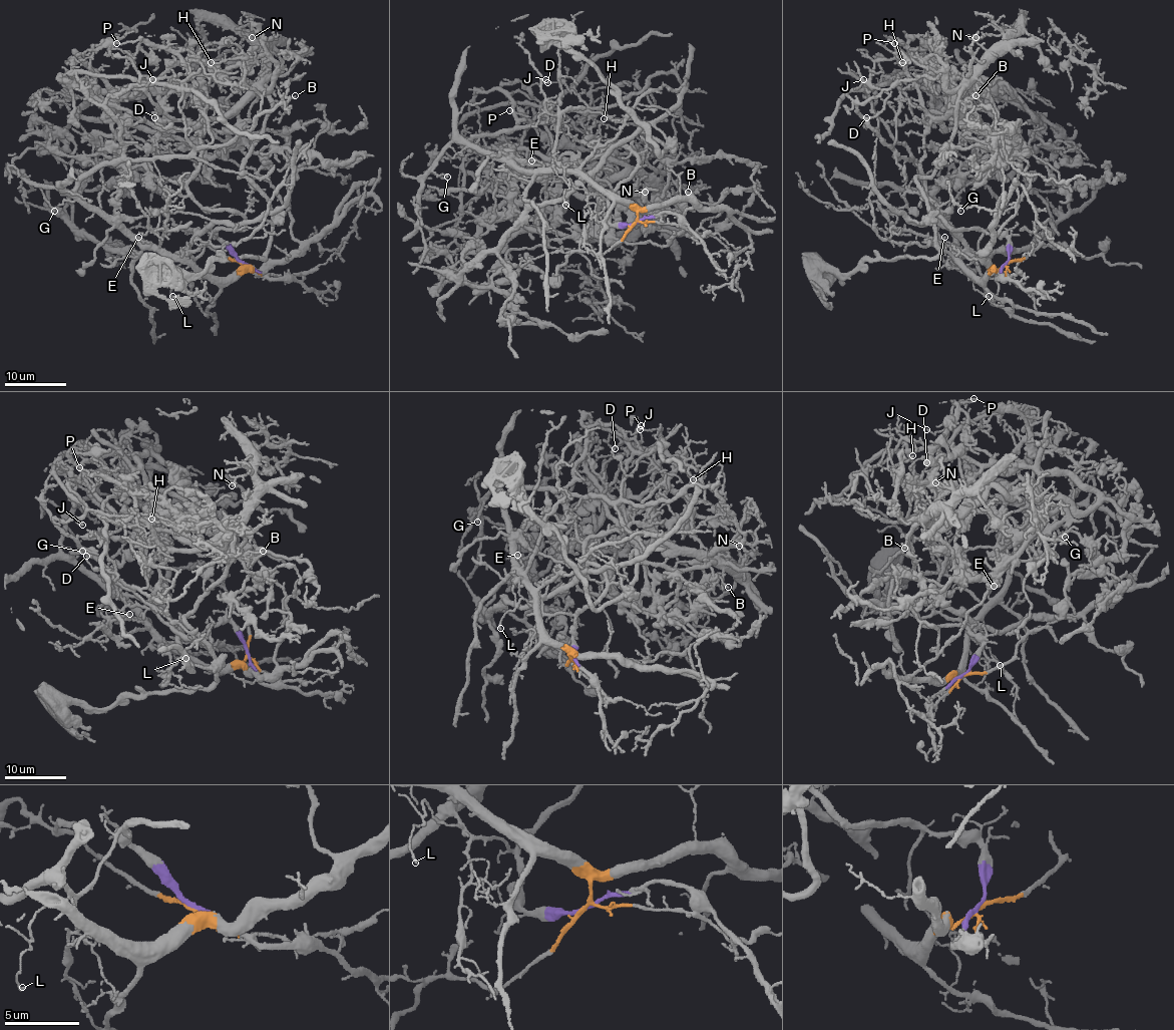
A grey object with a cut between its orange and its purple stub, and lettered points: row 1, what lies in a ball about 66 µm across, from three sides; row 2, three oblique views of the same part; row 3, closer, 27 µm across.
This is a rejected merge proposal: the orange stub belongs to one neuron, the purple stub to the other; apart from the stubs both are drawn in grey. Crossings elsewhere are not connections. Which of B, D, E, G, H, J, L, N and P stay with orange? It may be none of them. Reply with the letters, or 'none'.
D, E, G, J

